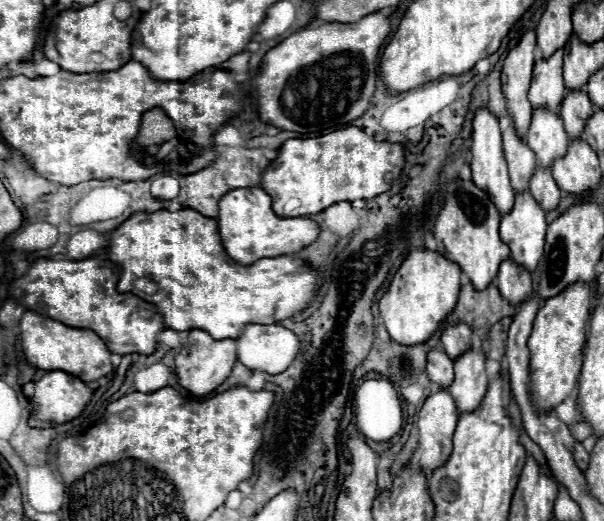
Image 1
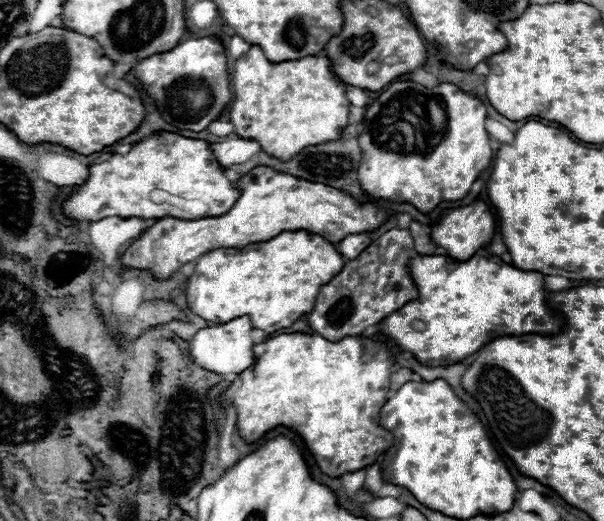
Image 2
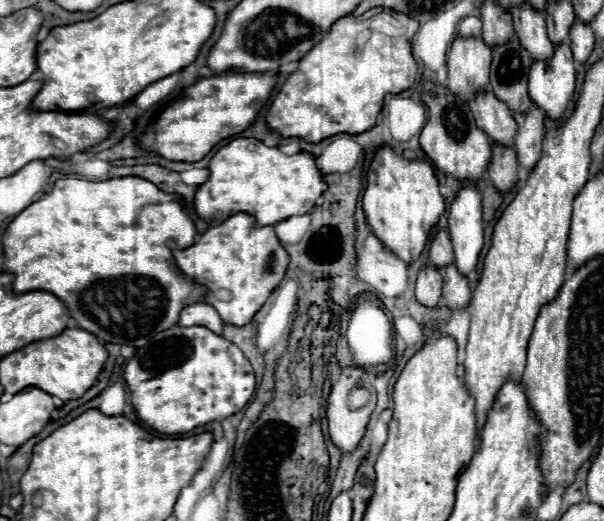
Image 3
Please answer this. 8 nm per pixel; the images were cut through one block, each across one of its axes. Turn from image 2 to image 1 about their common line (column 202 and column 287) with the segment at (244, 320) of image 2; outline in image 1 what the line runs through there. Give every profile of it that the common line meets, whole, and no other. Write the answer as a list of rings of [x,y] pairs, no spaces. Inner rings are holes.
[[[248,324],[242,332],[242,336],[238,338],[238,360],[250,370],[262,368],[272,376],[282,374],[294,362],[298,352],[300,352],[298,336],[292,330],[288,330],[280,324],[270,324],[270,326],[266,326],[266,324]]]

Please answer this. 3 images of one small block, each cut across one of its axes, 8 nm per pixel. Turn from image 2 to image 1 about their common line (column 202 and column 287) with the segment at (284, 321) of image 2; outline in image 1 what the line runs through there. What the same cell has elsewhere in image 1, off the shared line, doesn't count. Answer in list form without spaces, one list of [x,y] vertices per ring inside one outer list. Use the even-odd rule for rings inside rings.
[[[190,208],[178,212],[156,210],[150,214],[132,214],[126,222],[122,222],[116,230],[112,230],[110,238],[110,260],[122,266],[122,274],[118,280],[120,292],[134,292],[140,298],[154,302],[160,308],[166,328],[184,332],[184,330],[206,330],[212,338],[238,338],[240,332],[248,324],[276,324],[286,318],[294,318],[296,314],[304,312],[308,304],[318,294],[316,276],[308,264],[296,266],[296,254],[276,256],[276,258],[262,258],[250,266],[238,264],[232,260],[220,240],[218,224],[214,218],[206,218],[200,212],[192,212]],[[138,278],[152,280],[158,290],[156,294],[144,294],[134,288]]]

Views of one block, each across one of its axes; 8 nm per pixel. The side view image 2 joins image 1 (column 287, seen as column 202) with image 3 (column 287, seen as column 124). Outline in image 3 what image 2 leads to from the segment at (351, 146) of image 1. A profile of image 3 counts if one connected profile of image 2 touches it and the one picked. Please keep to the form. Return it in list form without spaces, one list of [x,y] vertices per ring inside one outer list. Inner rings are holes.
[[[238,138],[216,152],[208,164],[210,178],[198,186],[194,208],[208,224],[220,224],[226,218],[246,212],[256,218],[256,226],[270,226],[288,216],[310,212],[328,184],[316,166],[312,154],[284,154],[278,146],[268,148],[256,138]]]

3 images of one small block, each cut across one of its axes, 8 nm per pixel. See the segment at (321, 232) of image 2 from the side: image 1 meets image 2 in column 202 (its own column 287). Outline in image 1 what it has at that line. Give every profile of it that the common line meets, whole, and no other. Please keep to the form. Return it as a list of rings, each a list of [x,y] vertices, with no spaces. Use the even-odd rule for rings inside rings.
[[[254,186],[254,188],[238,188],[230,190],[220,200],[220,216],[218,228],[222,236],[222,244],[228,256],[240,264],[252,264],[260,258],[276,258],[284,254],[294,254],[312,244],[318,238],[318,224],[310,218],[280,218],[272,210],[270,196]]]

